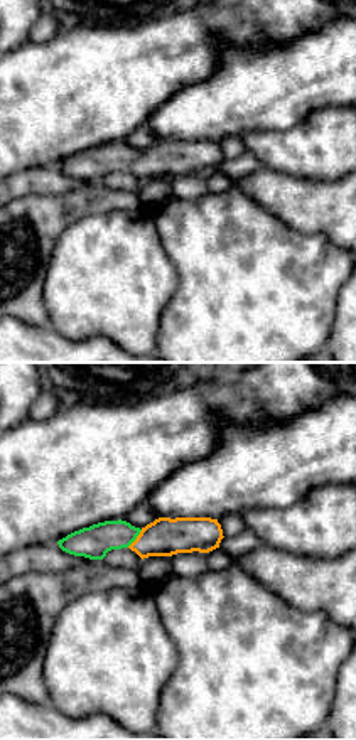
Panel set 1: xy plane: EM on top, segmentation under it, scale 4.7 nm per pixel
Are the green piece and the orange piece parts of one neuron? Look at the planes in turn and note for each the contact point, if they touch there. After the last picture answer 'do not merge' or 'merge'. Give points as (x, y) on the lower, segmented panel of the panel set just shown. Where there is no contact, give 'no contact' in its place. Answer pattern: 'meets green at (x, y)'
meets green at (135, 538)

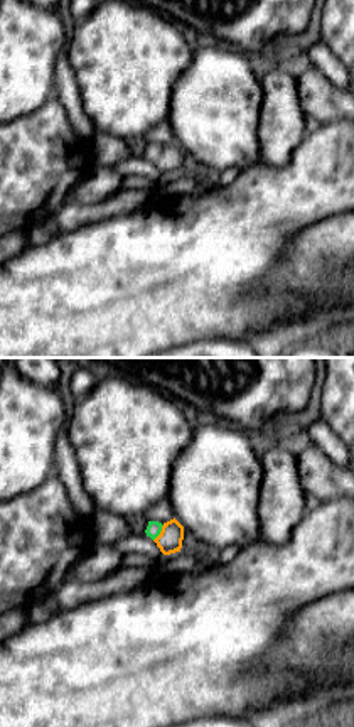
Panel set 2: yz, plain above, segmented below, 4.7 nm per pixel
meets green at (159, 533)

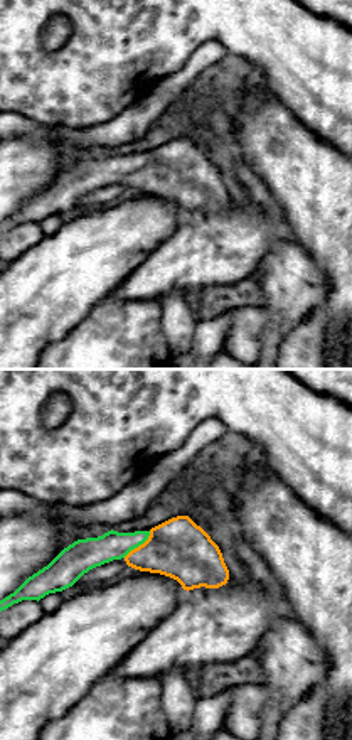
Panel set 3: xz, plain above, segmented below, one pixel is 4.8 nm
meets green at (138, 545)

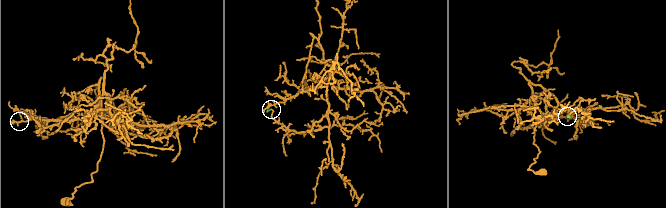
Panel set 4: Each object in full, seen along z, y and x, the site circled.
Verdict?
merge

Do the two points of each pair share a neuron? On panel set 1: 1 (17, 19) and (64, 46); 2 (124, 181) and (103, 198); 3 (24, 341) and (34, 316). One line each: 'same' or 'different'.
1: different
2: different
3: different

